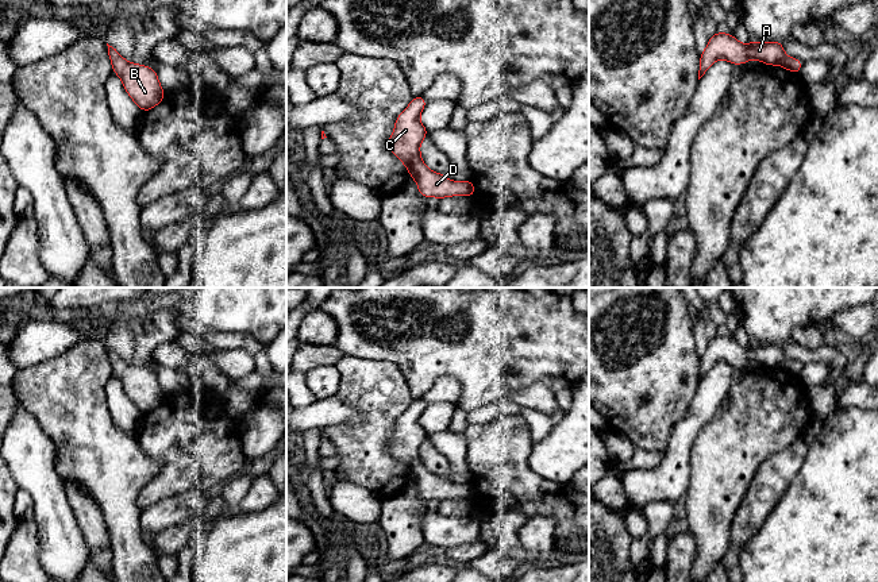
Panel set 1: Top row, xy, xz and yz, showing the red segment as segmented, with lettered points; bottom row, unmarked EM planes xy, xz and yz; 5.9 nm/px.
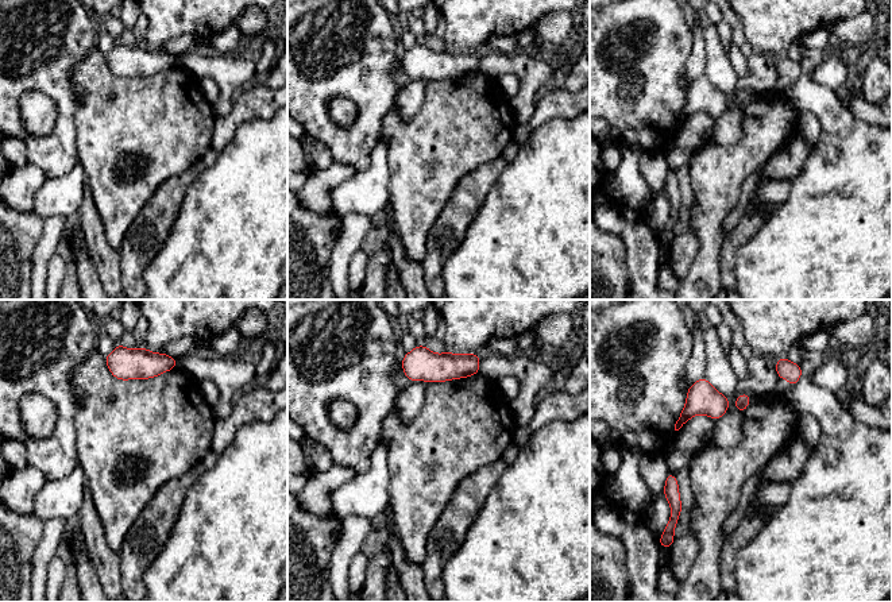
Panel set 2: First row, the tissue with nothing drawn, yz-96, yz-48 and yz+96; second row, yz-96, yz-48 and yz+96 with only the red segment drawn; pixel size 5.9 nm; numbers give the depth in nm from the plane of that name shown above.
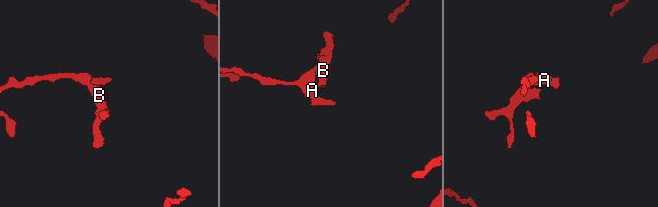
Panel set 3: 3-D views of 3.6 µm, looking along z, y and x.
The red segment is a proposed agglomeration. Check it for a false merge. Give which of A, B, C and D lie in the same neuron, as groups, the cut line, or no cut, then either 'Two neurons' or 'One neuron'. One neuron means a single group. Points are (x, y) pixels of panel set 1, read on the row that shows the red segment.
Groups: A B C D. No split. One neuron

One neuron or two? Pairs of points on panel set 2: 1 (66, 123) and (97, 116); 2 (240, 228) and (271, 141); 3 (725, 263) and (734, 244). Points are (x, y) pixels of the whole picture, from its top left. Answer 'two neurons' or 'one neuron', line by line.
1: two neurons
2: one neuron
3: one neuron

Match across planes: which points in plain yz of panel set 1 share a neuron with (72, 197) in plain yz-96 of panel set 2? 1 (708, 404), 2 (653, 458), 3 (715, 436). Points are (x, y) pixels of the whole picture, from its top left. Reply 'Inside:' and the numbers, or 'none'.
Inside: 1

